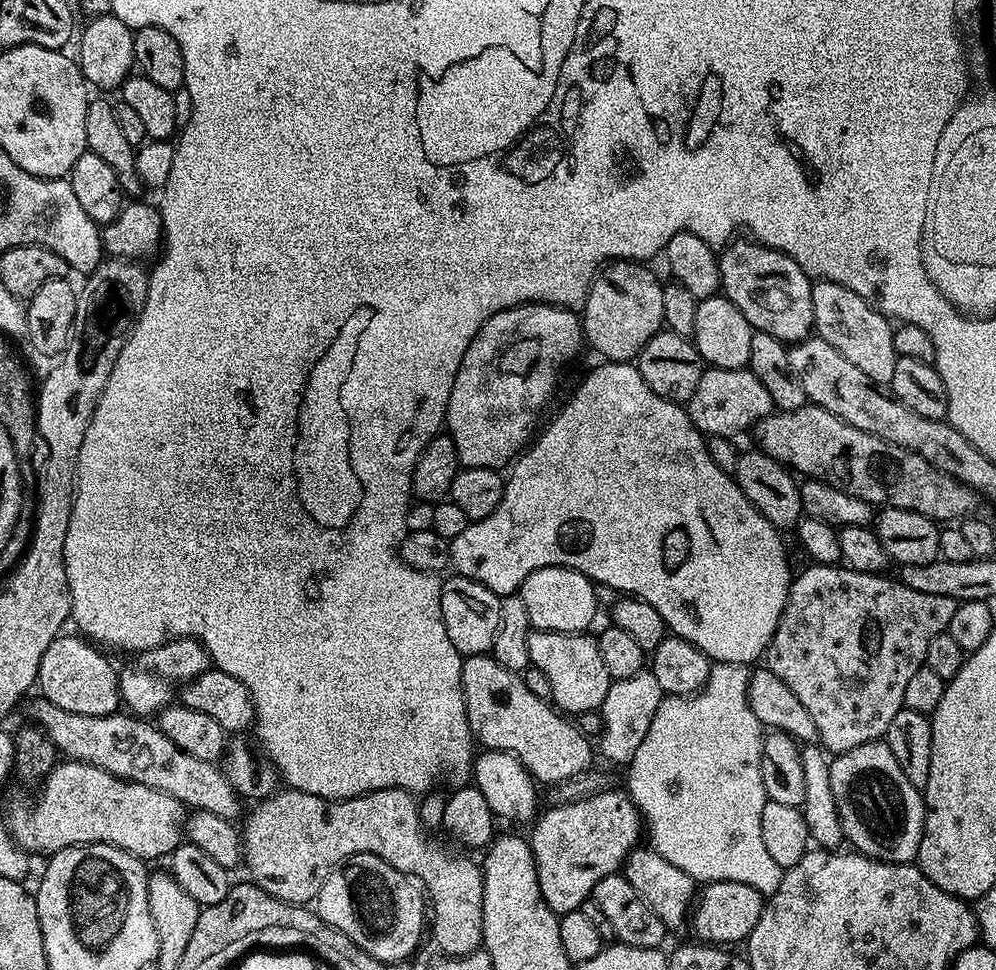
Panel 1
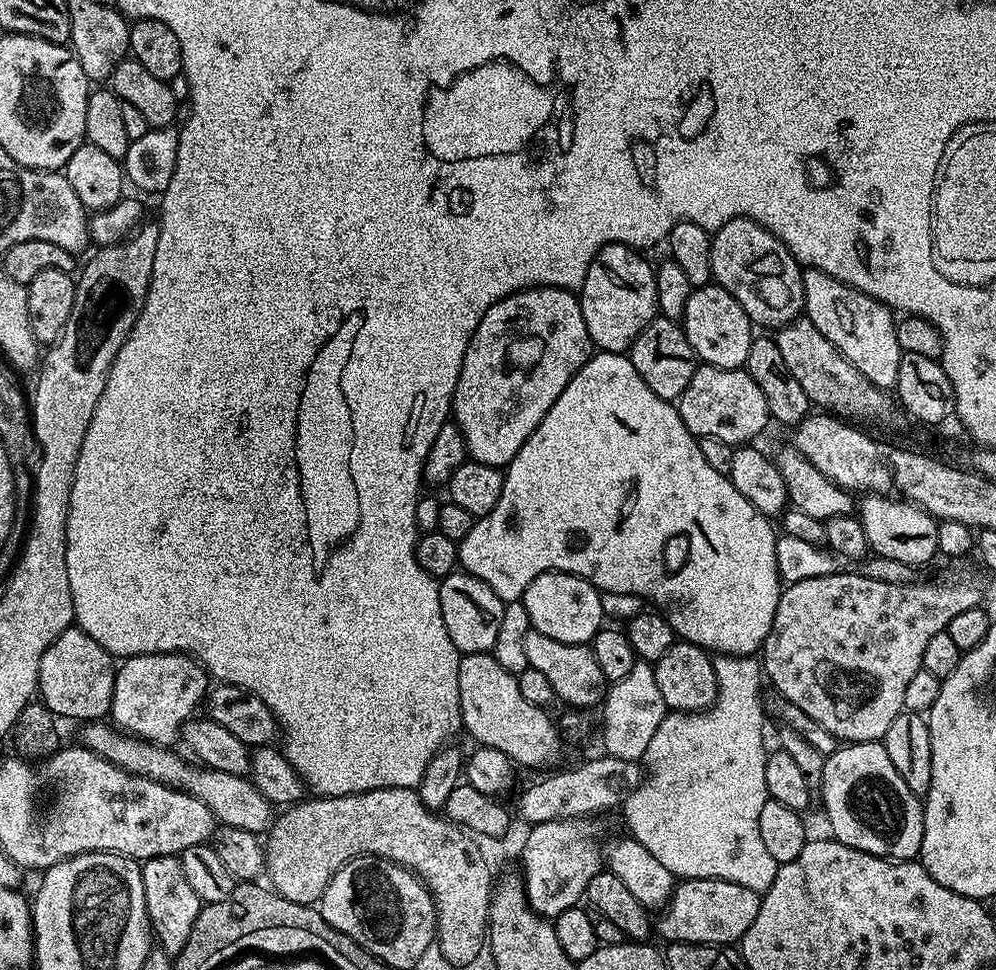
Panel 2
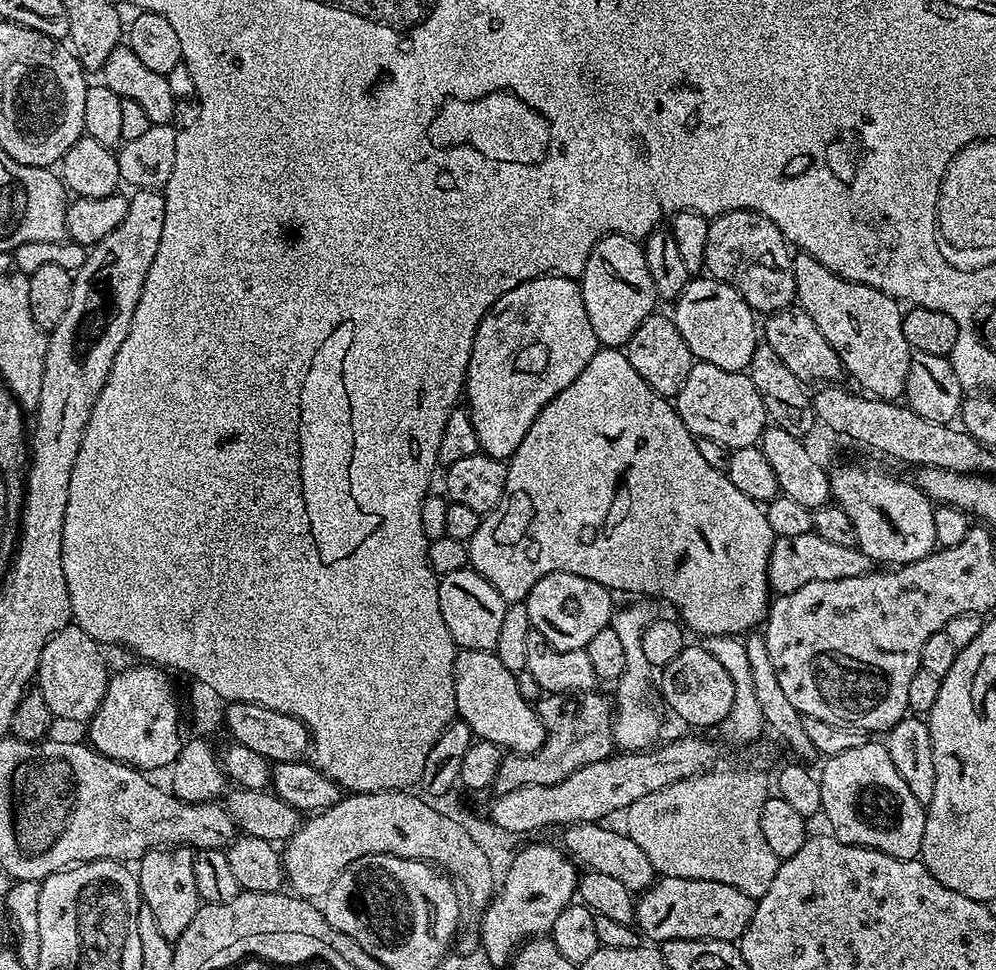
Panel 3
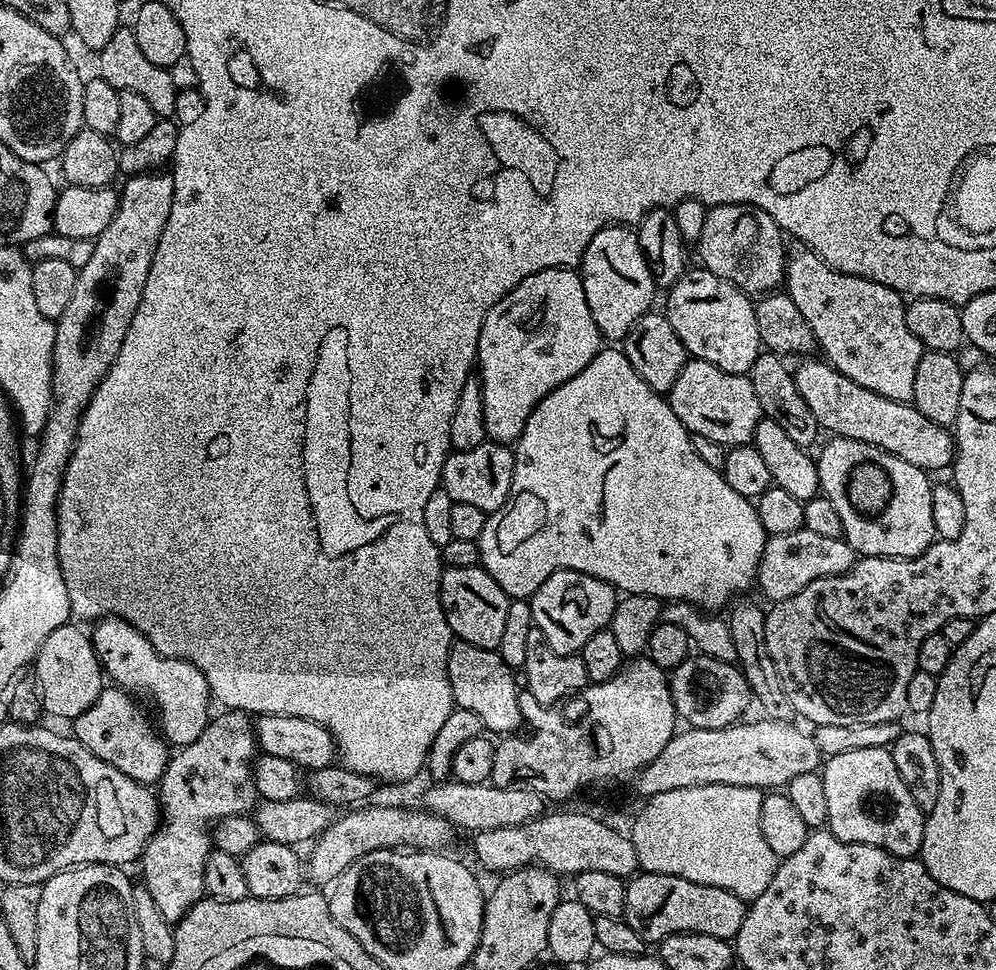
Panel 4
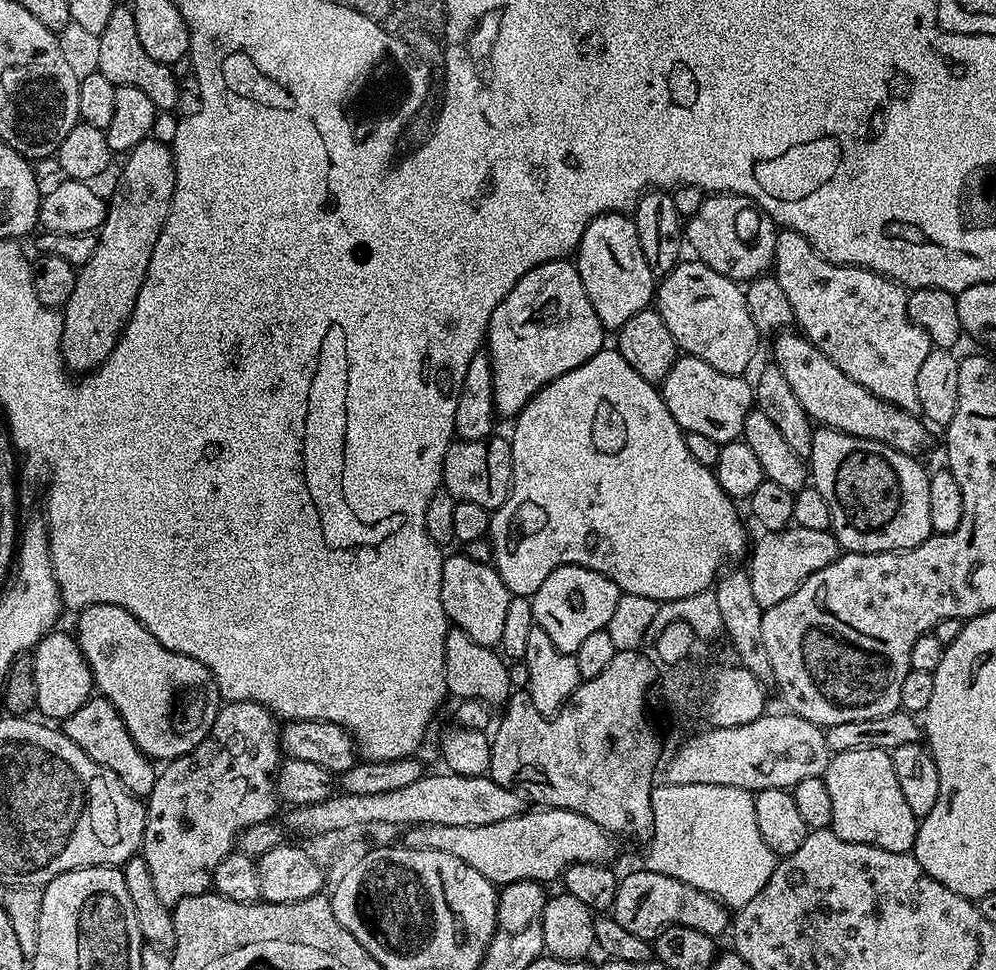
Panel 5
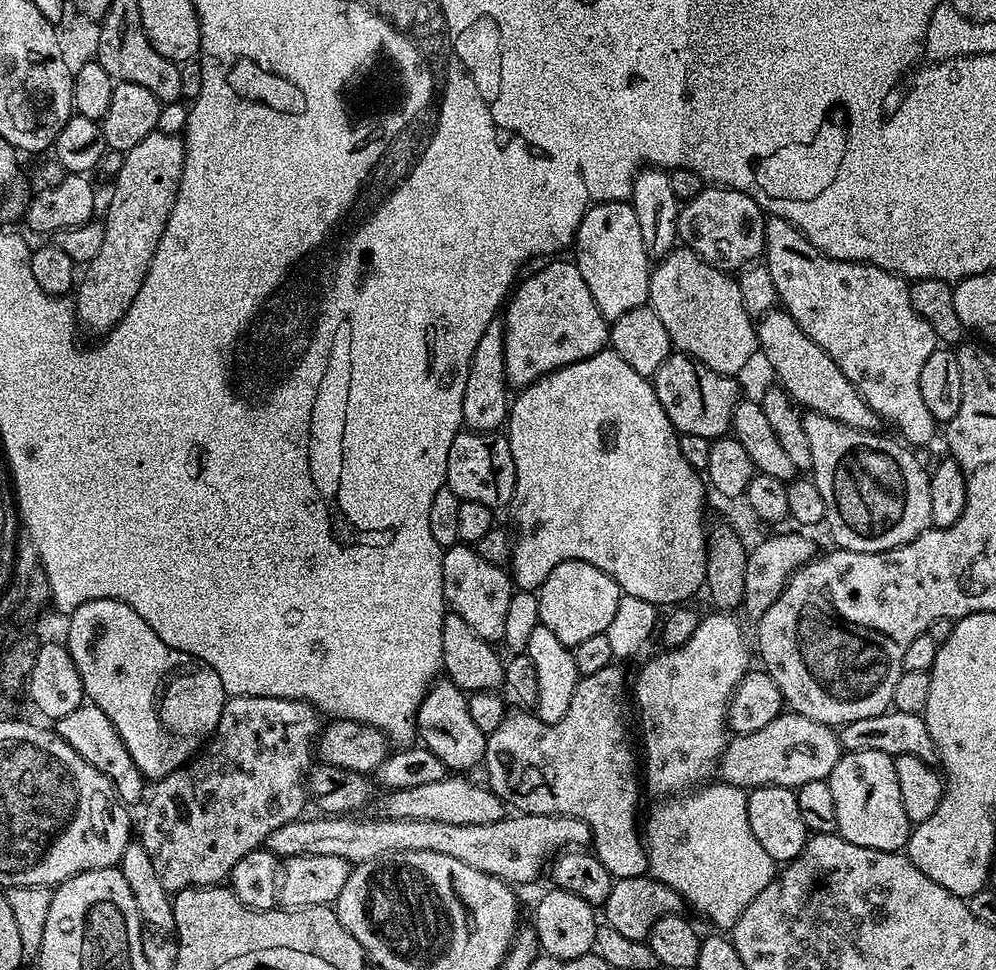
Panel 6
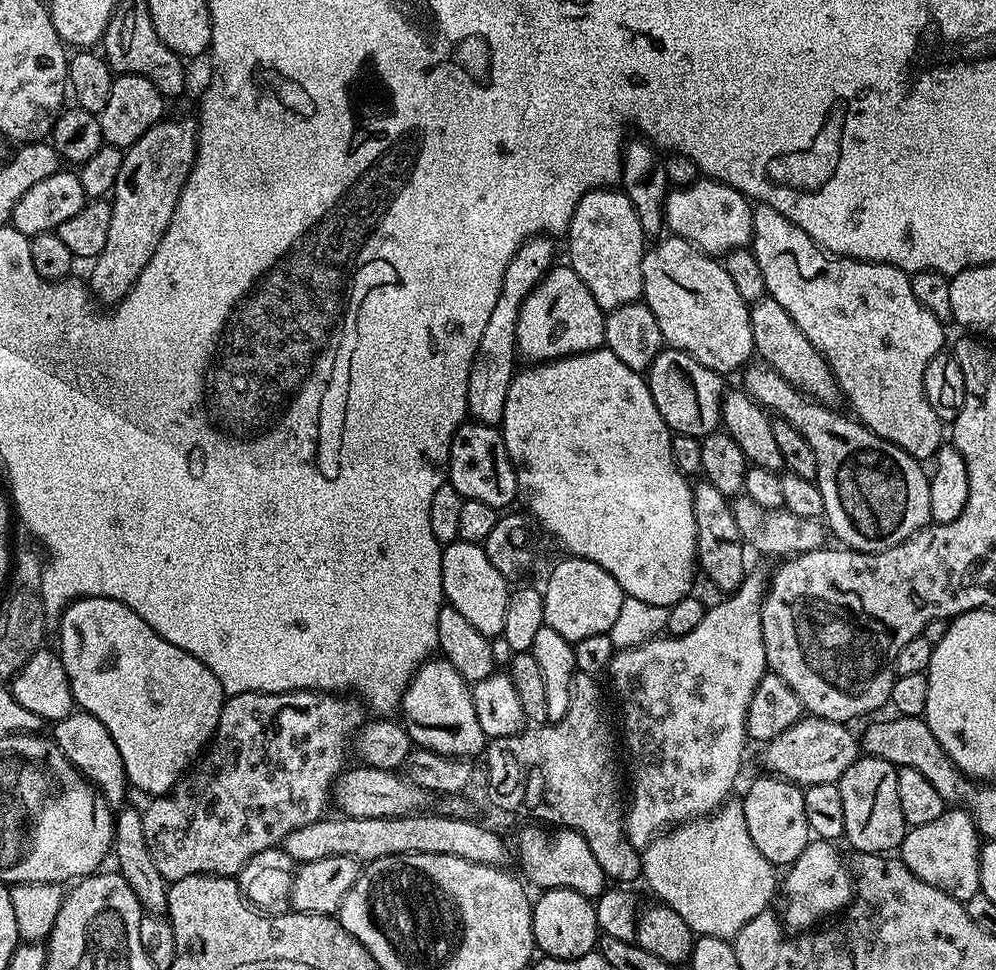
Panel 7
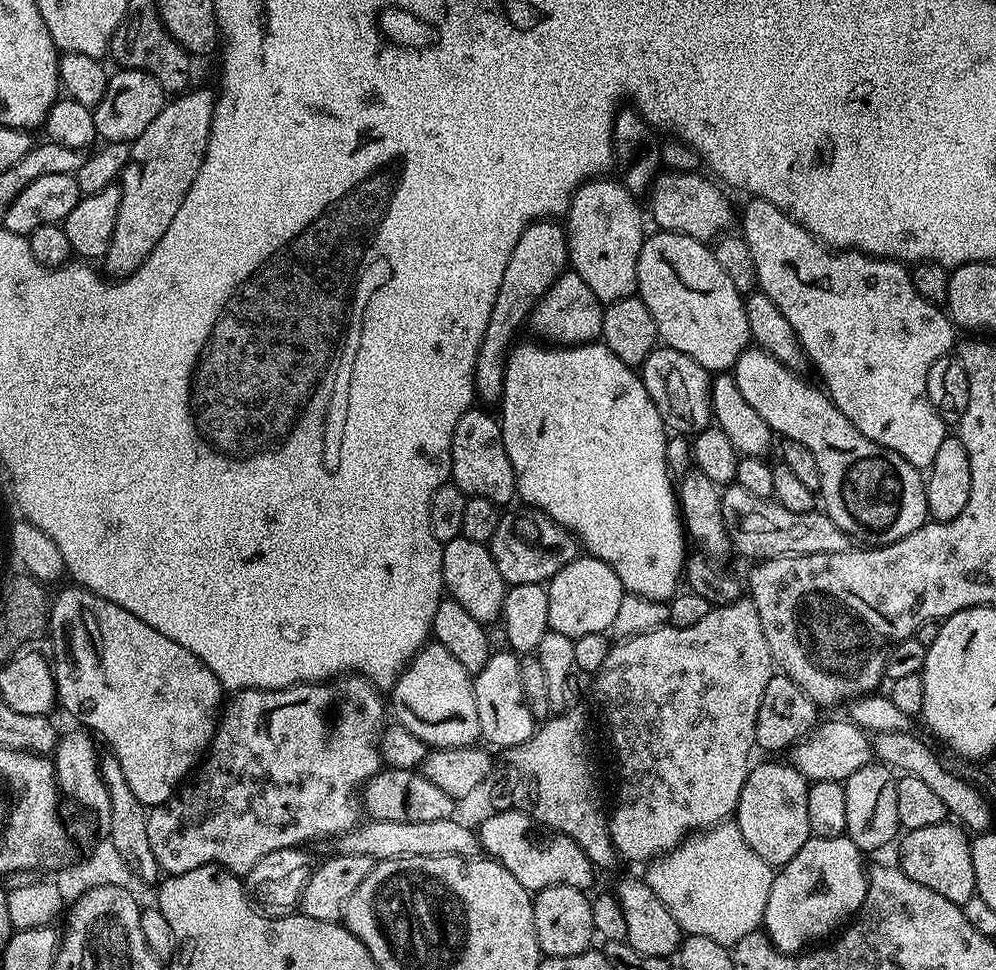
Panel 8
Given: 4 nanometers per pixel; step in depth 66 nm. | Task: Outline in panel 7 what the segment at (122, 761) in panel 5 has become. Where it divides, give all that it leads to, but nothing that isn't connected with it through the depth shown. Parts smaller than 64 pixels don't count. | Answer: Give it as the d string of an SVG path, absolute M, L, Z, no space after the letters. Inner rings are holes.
M74 710L66 718L55 721L53 728L56 729L50 732L51 739L56 741L62 754L79 770L80 775L99 788L109 805L123 805L124 791L129 791L130 785L122 766L122 754L118 754L118 746L114 746L110 730L106 730L106 726L98 722L98 718L79 710Z

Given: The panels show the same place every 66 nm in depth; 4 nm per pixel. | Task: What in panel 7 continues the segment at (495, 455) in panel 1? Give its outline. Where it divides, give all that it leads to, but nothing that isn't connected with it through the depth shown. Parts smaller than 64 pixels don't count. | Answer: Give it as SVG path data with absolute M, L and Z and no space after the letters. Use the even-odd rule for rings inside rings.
M554 266L534 286L534 290L522 302L516 327L516 350L528 362L543 362L546 360L561 360L564 356L577 356L583 352L594 352L604 344L604 309L594 302L594 294L586 290L586 282L578 278L578 274L570 266Z

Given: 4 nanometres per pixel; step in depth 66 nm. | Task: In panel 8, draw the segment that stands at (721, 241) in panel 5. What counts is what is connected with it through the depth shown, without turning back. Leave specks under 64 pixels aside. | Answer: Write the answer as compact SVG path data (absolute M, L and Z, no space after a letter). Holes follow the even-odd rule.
M664 170L653 180L650 197L652 196L652 216L656 219L657 229L686 234L690 238L705 242L715 241L717 237L731 229L728 227L734 224L734 216L732 220L732 204L724 197L725 189L707 175L704 175L705 177L700 175L699 171Z

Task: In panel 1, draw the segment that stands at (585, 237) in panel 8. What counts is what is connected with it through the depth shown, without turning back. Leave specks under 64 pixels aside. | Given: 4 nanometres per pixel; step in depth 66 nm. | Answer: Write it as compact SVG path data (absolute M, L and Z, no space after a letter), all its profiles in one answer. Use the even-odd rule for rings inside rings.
M614 260L597 271L590 286L582 305L584 339L589 345L592 343L594 351L604 355L601 357L605 361L635 361L642 346L665 327L662 314L664 284L648 267L647 263L635 260Z

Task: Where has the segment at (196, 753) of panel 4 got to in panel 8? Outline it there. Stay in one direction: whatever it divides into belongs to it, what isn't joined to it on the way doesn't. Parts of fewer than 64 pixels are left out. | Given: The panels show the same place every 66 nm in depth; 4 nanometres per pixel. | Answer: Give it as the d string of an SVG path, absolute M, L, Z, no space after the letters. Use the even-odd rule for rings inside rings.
M341 674L327 682L294 684L291 688L245 688L237 691L233 696L236 697L229 704L227 701L223 705L210 751L199 765L198 772L204 776L198 777L197 780L189 779L165 804L155 805L148 813L146 835L150 838L150 850L154 850L154 858L161 873L177 876L186 874L186 870L198 870L198 866L221 864L235 876L244 878L250 870L254 870L258 862L262 862L262 858L266 858L266 854L271 854L274 850L307 845L307 840L312 840L315 836L336 838L352 831L361 823L362 789L382 768L382 729L386 724L386 719L384 720L386 700L385 697L384 700L380 697L383 696L381 689L377 688L367 676Z

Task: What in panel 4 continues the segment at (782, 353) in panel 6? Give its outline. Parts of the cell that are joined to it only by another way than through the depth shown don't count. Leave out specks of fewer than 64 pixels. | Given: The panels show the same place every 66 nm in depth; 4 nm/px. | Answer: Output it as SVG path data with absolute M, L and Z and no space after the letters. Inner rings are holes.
M812 358L801 359L801 364L795 365L796 385L798 394L806 398L810 414L814 414L823 431L825 428L833 437L854 438L854 442L878 446L883 452L894 454L929 474L935 474L939 468L947 469L953 463L954 436L945 425L930 422L911 402L882 398L882 394L874 394L874 390L866 390L866 386L858 386L858 382L850 382L846 374L823 359L808 359Z

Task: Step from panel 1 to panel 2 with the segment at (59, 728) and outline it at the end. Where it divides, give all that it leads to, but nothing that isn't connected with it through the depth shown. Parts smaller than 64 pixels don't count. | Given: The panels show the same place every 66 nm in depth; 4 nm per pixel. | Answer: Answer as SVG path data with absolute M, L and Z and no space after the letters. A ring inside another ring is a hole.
M88 722L83 725L84 740L83 747L89 748L94 754L106 758L114 766L126 770L132 776L144 776L147 780L157 780L159 784L167 784L168 787L177 789L181 792L189 792L198 802L206 802L206 806L215 815L217 821L225 828L241 828L247 832L264 834L271 829L274 823L274 806L266 799L252 783L247 775L235 776L226 774L222 770L197 766L195 763L187 764L178 753L172 752L171 747L150 744L147 740L137 740L136 737L127 735L117 730L108 722Z

